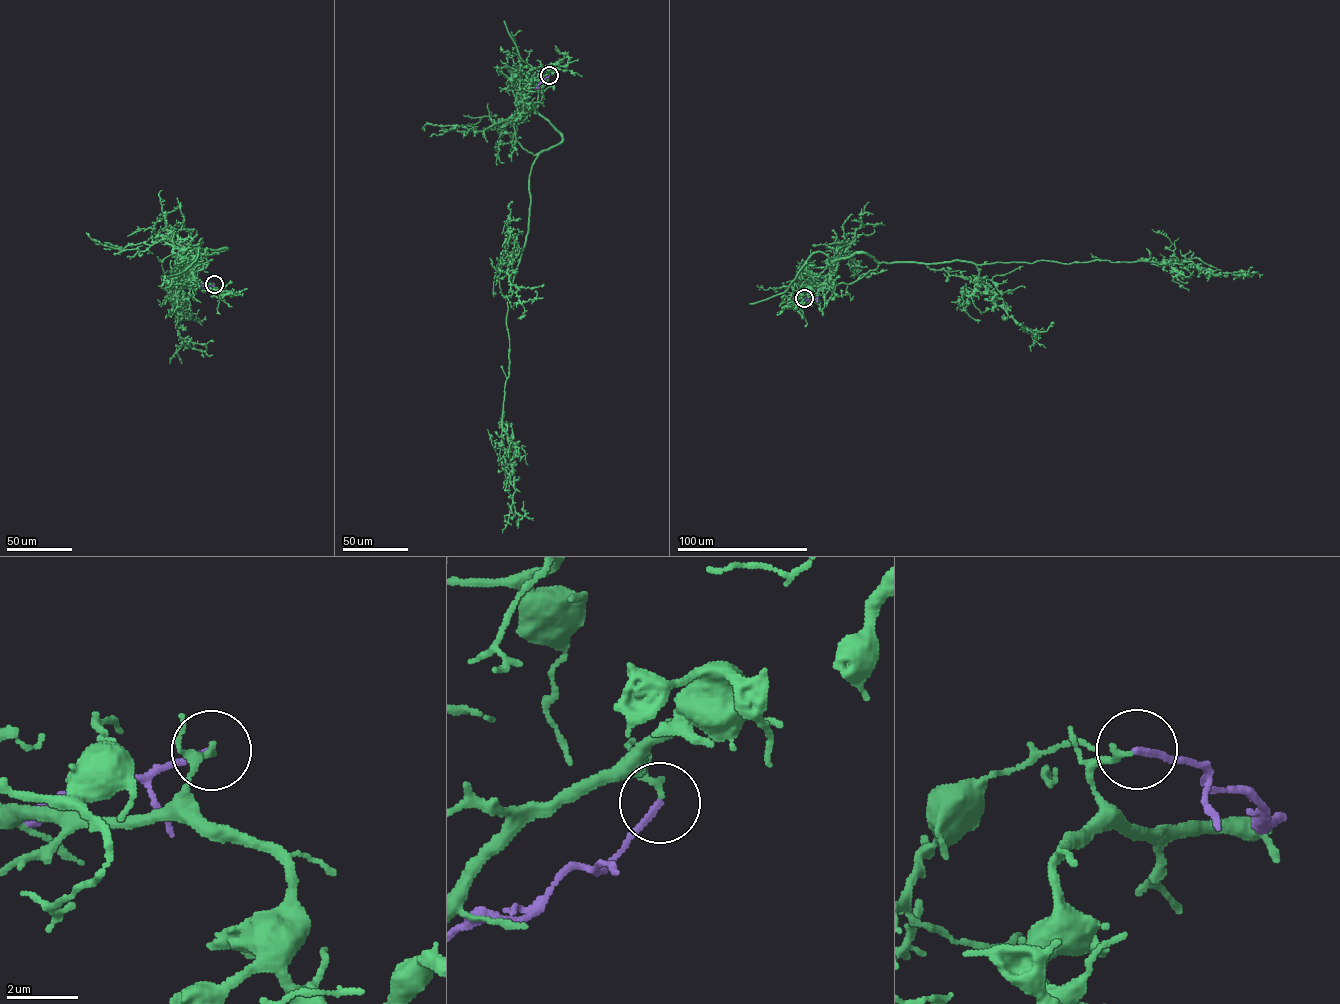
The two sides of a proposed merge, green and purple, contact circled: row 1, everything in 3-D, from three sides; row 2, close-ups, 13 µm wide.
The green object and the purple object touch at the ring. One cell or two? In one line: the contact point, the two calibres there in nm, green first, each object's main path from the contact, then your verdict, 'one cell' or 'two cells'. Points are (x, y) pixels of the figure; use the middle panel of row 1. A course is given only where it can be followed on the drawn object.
(549, 75) | 190/180 nm | green via (550, 75), (516, 95), (514, 126), (537, 156), (507, 302), (502, 411), (522, 516), (523, 501) | purple via (550, 75), (536, 87), (539, 87) | two cells

